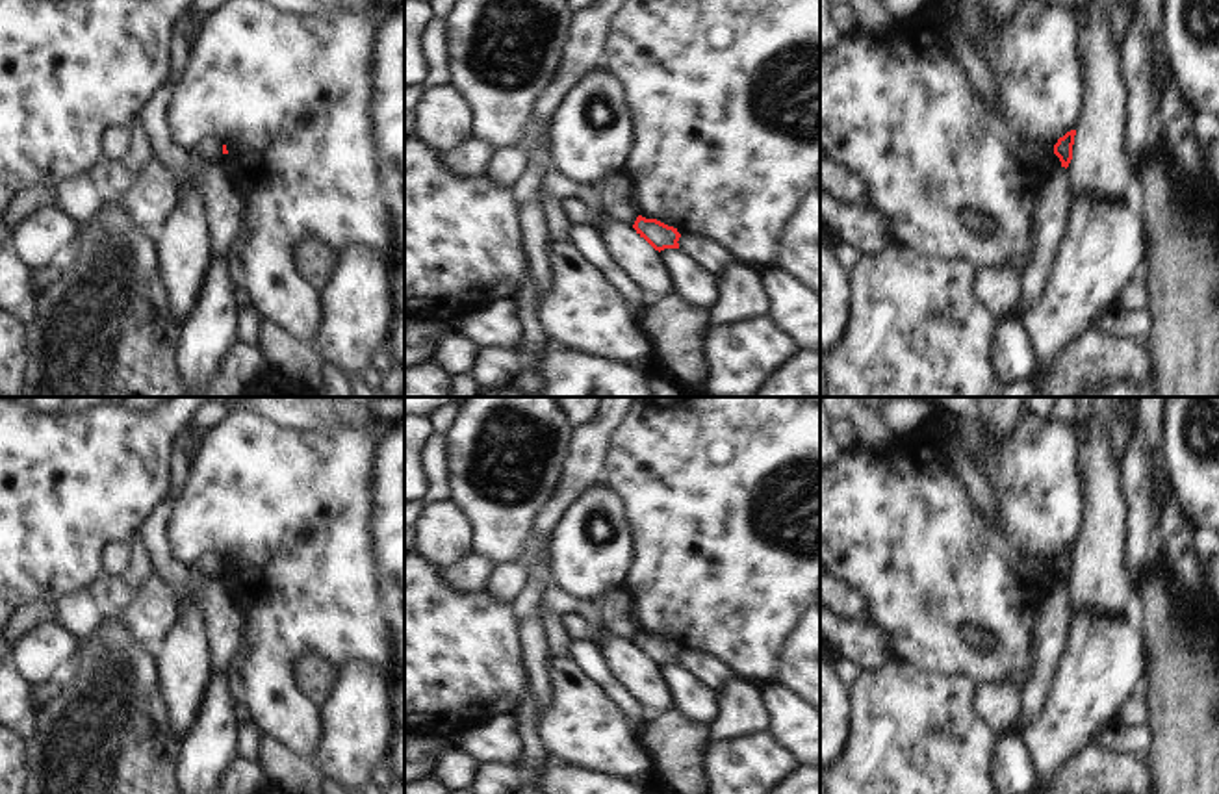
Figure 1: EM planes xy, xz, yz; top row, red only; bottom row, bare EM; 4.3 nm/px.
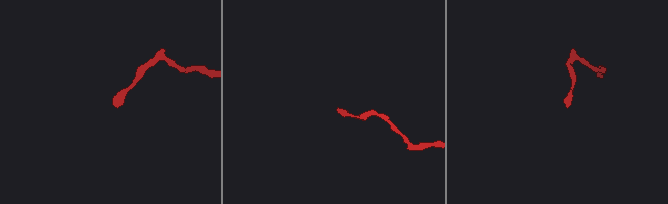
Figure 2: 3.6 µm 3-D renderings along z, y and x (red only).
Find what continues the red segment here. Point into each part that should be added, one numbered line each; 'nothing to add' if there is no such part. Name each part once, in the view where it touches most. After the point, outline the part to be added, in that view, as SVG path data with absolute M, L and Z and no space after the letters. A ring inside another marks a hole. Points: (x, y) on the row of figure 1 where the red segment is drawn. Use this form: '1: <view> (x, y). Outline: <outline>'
nothing to add

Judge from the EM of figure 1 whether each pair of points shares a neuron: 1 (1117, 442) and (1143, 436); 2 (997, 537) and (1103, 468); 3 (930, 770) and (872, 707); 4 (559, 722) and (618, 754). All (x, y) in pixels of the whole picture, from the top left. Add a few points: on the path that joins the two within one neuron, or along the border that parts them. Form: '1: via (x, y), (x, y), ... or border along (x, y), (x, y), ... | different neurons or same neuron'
1: border along (1138, 416), (1134, 435), (1119, 461) | different neurons
2: border along (1078, 438), (1078, 475), (1086, 499), (1084, 524) | different neurons
3: via (919, 755), (887, 722) | same neuron
4: via (574, 728), (583, 728), (603, 741) | same neuron

